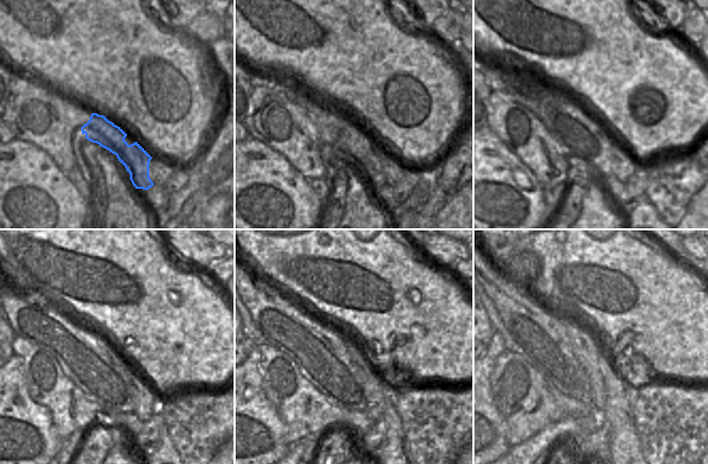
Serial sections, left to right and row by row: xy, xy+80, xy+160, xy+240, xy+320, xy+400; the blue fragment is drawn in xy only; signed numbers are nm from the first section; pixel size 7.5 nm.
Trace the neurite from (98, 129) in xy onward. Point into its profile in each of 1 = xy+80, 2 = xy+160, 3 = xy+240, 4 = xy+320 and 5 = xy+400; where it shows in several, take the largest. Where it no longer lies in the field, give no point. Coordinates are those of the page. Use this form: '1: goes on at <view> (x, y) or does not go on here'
1: goes on at xy+80 (336, 128)
2: goes on at xy+160 (577, 132)
3: goes on at xy+240 (100, 374)
4: goes on at xy+320 (309, 341)
5: goes on at xy+400 (544, 339)

